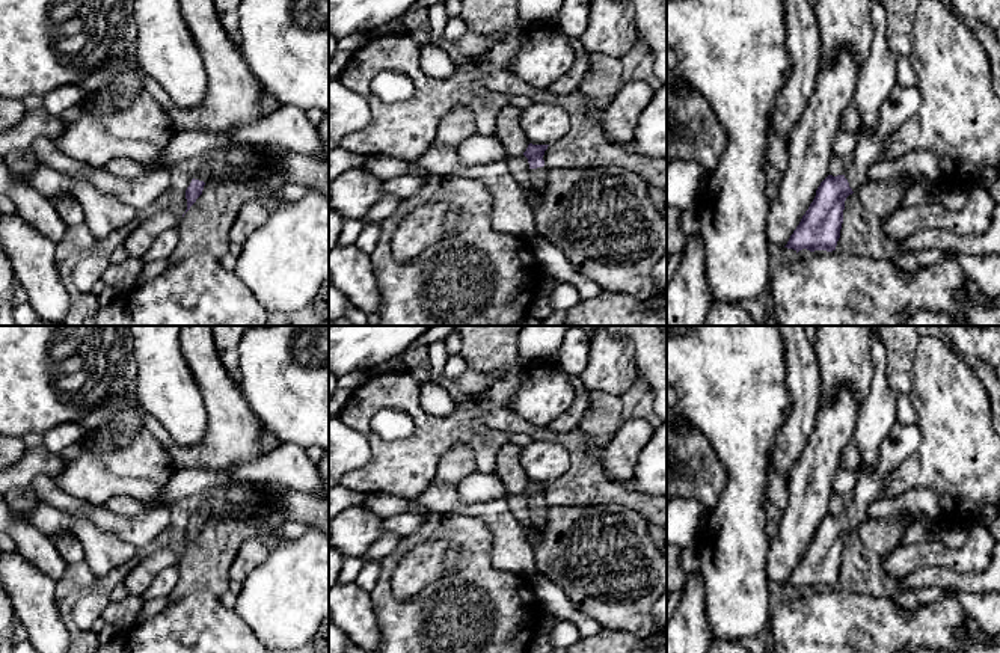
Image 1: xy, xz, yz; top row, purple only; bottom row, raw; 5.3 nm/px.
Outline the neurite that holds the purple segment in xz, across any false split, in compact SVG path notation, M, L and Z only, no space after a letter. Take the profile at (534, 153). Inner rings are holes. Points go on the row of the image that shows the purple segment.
M529 143L523 155L528 158L529 163L529 179L531 185L535 190L541 190L546 187L548 172L549 169L544 167L544 151L549 145L532 145Z

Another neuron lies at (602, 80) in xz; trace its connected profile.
M591 53L590 66L579 90L588 98L594 112L600 113L617 95L621 84L621 77L621 59L602 53Z

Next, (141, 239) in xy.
M163 211L134 228L124 243L128 258L142 258L163 231L176 225L176 217L170 211Z

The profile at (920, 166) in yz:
M925 149L911 151L897 160L881 160L869 166L870 181L885 181L896 175L906 175L916 184L938 187L941 169L938 158Z

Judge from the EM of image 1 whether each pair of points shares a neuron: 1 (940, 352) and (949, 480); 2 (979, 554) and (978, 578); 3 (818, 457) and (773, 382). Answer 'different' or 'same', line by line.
1: same
2: different
3: different

